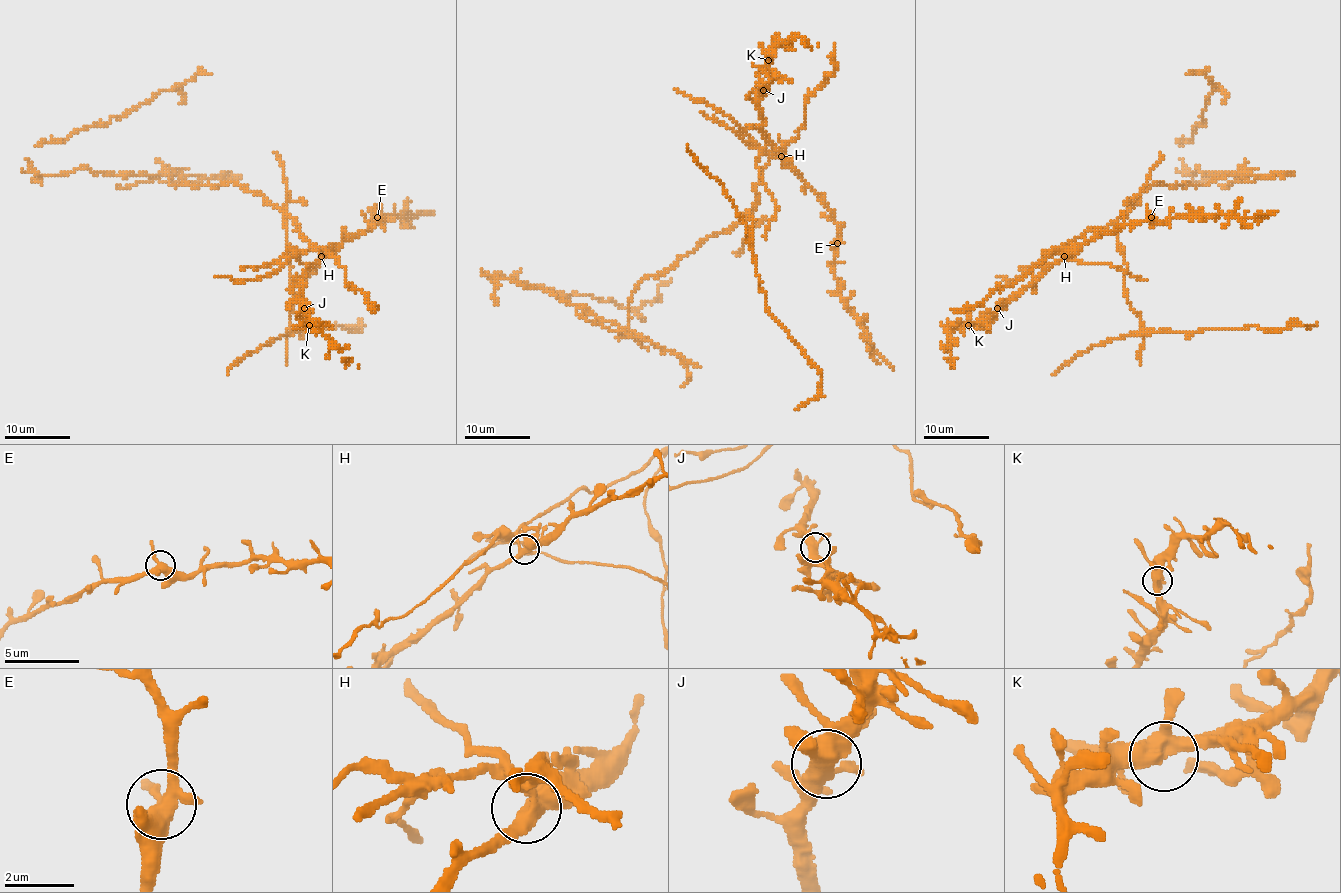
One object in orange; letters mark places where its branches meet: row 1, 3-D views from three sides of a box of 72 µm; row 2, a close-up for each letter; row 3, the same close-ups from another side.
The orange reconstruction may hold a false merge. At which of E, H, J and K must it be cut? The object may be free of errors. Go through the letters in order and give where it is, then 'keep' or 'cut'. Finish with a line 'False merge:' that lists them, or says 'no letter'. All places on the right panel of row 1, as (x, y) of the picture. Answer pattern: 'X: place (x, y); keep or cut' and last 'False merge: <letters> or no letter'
E: place (1151, 217); keep
H: place (1064, 256); cut
J: place (997, 308); keep
K: place (968, 325); keep
False merge: H

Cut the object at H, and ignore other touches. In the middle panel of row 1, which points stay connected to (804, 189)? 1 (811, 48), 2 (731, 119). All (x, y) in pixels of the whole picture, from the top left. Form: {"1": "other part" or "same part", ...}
{"1": "same part", "2": "other part"}

